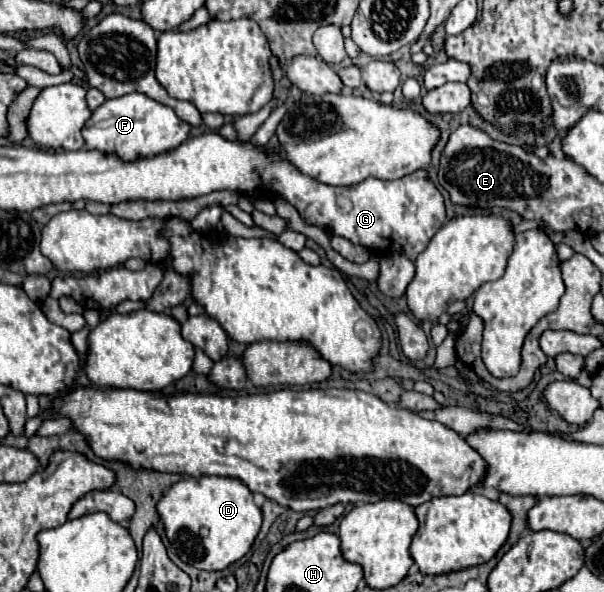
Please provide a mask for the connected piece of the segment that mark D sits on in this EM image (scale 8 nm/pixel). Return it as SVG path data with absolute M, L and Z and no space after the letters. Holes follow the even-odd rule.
M202 475L180 479L162 495L156 511L178 557L184 563L206 571L226 569L230 563L246 555L262 523L262 511L256 507L252 491L234 477ZM202 525L210 531L206 537L200 537L198 533Z

